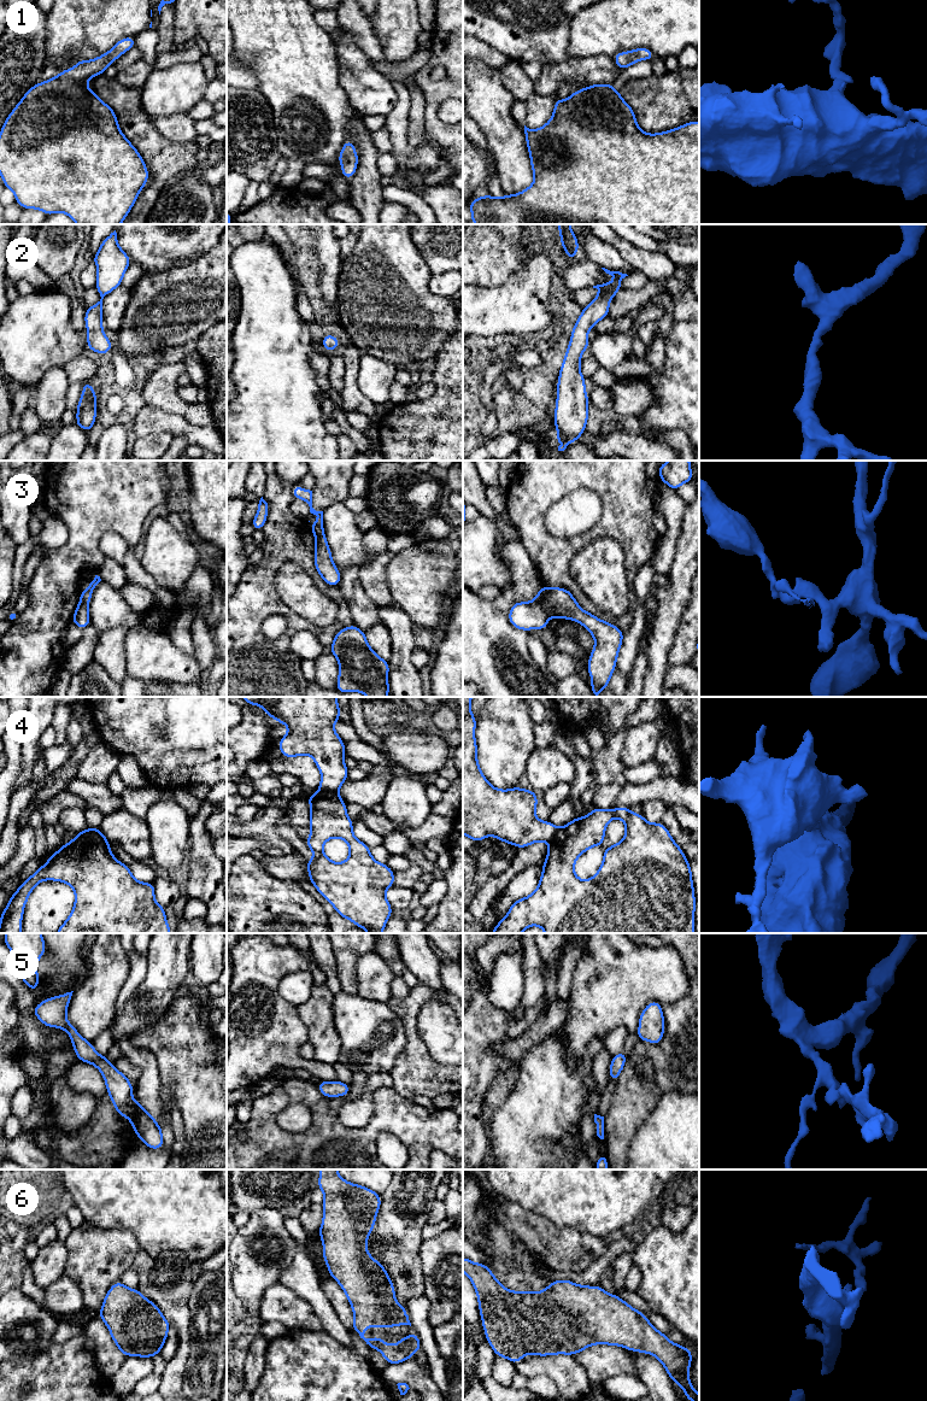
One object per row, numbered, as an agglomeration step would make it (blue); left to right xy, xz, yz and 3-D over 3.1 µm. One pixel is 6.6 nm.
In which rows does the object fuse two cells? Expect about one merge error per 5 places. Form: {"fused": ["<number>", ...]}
{"fused": ["3", "4"]}

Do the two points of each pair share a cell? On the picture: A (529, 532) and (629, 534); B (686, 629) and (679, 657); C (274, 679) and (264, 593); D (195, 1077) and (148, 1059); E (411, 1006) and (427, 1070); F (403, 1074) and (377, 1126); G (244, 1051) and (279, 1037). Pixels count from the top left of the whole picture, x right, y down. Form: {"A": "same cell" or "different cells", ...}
{"A": "same cell", "B": "same cell", "C": "same cell", "D": "different cells", "E": "same cell", "F": "different cells", "G": "same cell"}

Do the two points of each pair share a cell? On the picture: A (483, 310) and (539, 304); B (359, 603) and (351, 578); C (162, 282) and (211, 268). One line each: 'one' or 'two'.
A: one
B: one
C: one

